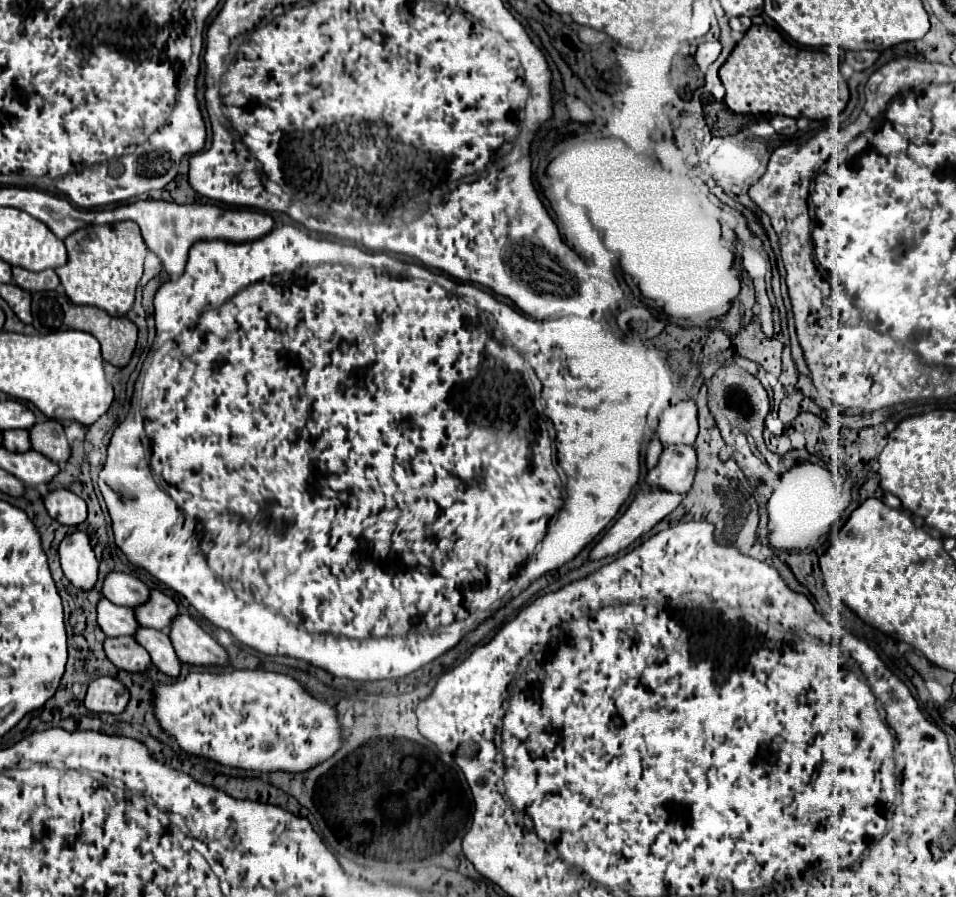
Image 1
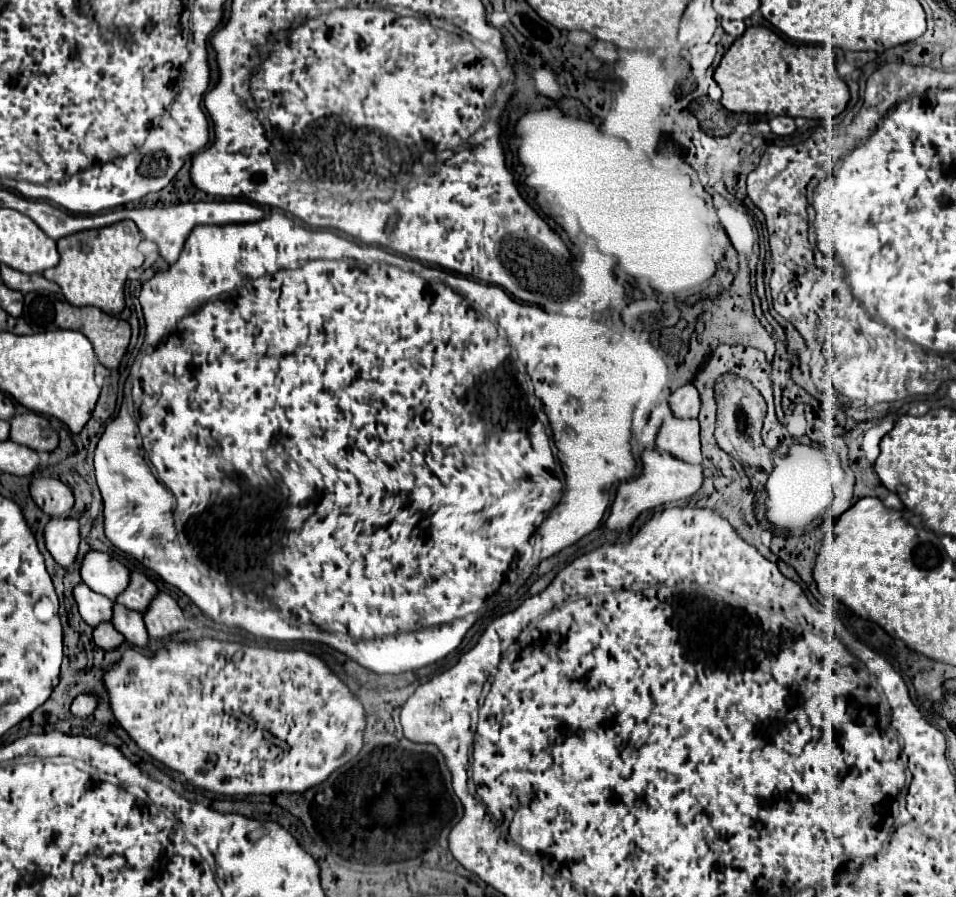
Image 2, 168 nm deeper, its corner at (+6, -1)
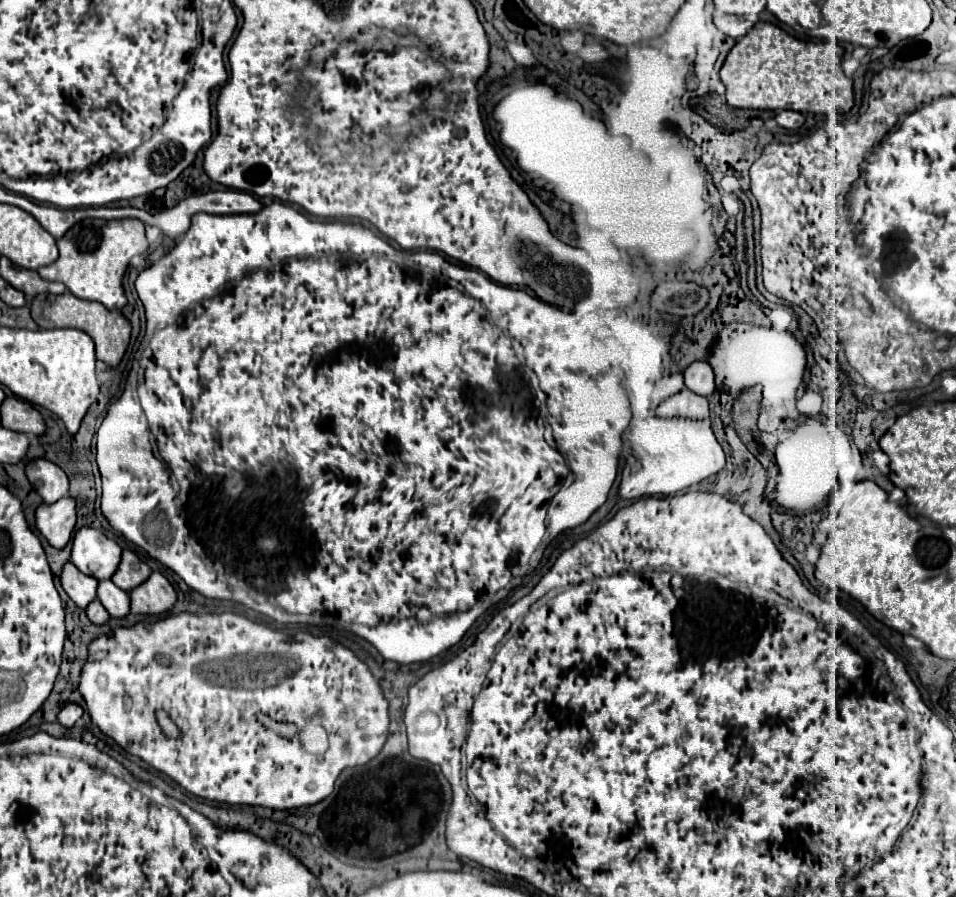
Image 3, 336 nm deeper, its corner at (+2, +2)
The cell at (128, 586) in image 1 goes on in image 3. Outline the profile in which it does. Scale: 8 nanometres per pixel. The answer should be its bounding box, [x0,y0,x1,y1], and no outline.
[71,526,121,580]

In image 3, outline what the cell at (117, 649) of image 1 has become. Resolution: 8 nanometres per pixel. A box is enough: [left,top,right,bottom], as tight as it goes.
[85,600,109,624]

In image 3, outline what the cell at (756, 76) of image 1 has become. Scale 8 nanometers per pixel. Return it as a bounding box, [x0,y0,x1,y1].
[721,22,853,114]

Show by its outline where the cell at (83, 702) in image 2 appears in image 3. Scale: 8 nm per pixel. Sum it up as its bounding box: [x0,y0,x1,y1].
[57,704,83,728]

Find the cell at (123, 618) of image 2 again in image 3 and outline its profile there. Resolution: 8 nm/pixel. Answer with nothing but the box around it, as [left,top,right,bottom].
[97,580,129,618]

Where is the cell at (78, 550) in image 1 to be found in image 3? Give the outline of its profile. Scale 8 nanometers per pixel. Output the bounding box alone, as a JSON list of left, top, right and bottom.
[35,496,75,548]

